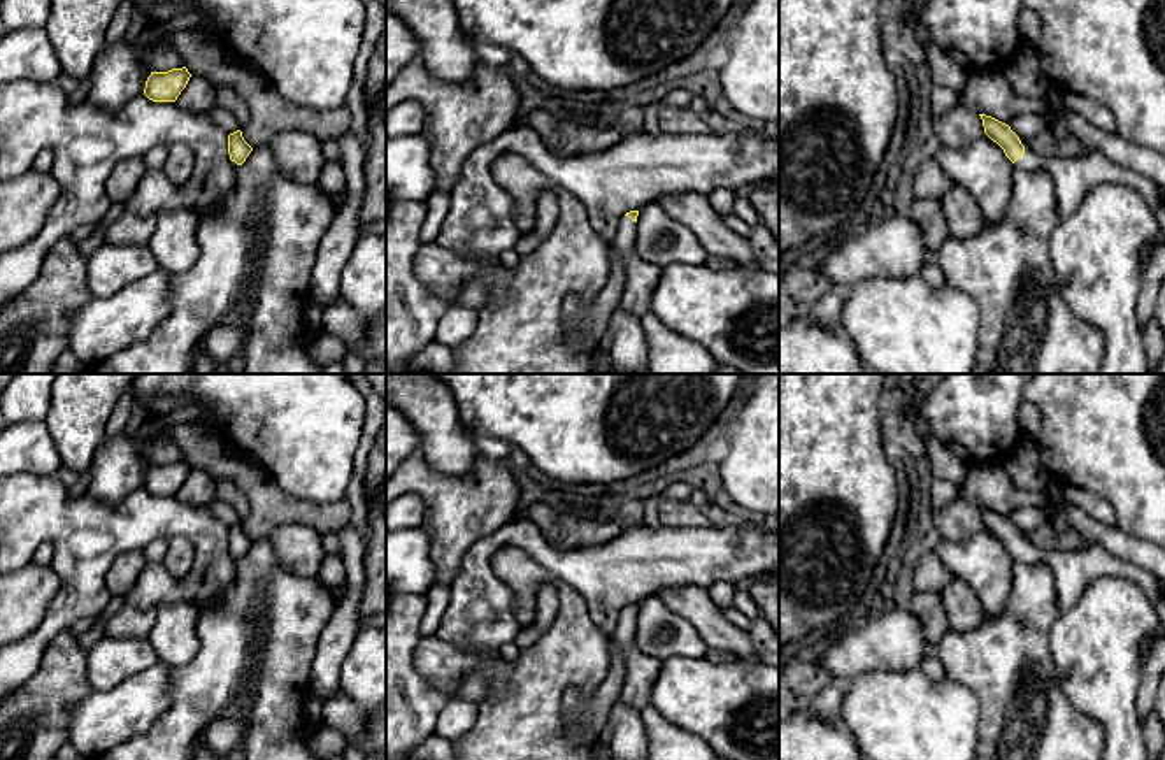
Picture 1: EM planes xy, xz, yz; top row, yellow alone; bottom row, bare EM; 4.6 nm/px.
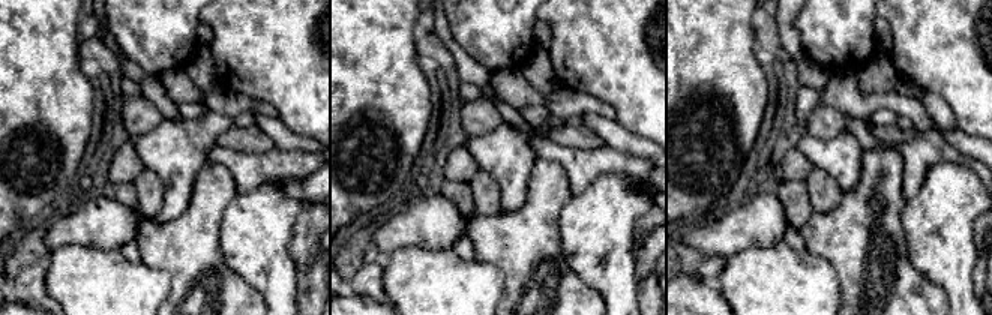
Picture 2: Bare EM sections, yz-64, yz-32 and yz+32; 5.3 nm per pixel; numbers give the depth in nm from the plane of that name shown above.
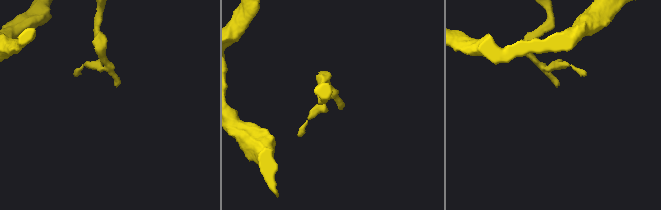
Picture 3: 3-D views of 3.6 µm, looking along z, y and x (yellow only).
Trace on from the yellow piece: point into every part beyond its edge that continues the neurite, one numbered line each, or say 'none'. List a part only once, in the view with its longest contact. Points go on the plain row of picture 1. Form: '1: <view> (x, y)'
1: yz (1074, 569)

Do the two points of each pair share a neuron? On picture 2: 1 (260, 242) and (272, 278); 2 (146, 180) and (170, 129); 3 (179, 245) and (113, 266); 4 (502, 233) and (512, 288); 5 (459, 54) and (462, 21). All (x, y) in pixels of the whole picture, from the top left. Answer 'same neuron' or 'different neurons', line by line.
1: same neuron
2: different neurons
3: different neurons
4: same neuron
5: different neurons

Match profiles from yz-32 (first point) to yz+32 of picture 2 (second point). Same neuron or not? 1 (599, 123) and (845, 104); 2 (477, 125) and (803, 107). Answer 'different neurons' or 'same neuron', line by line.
1: same neuron
2: different neurons

